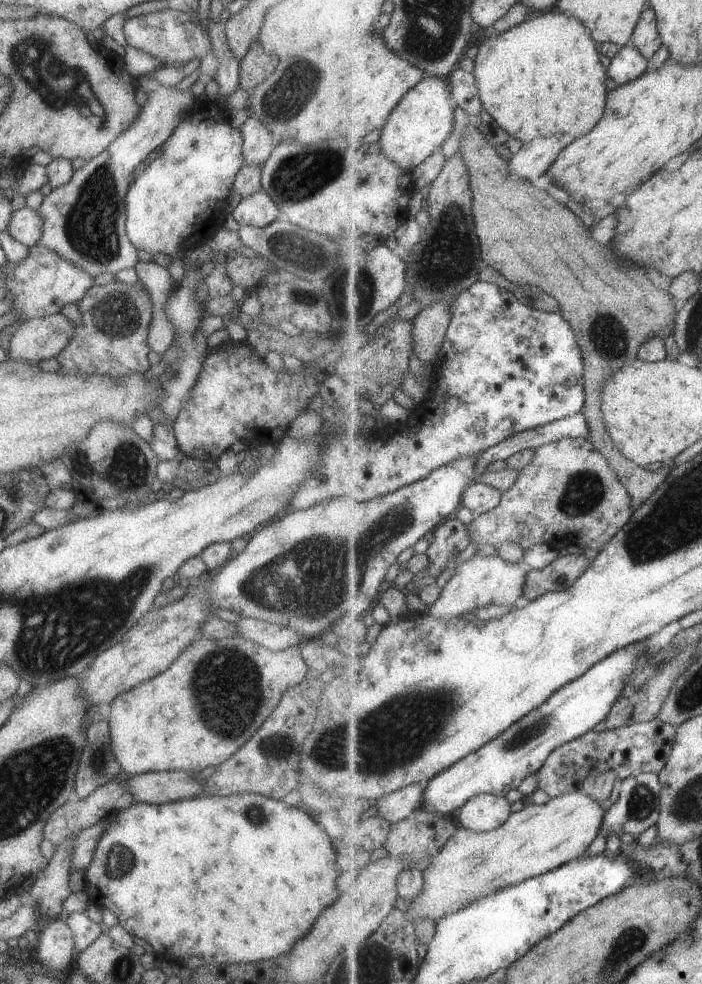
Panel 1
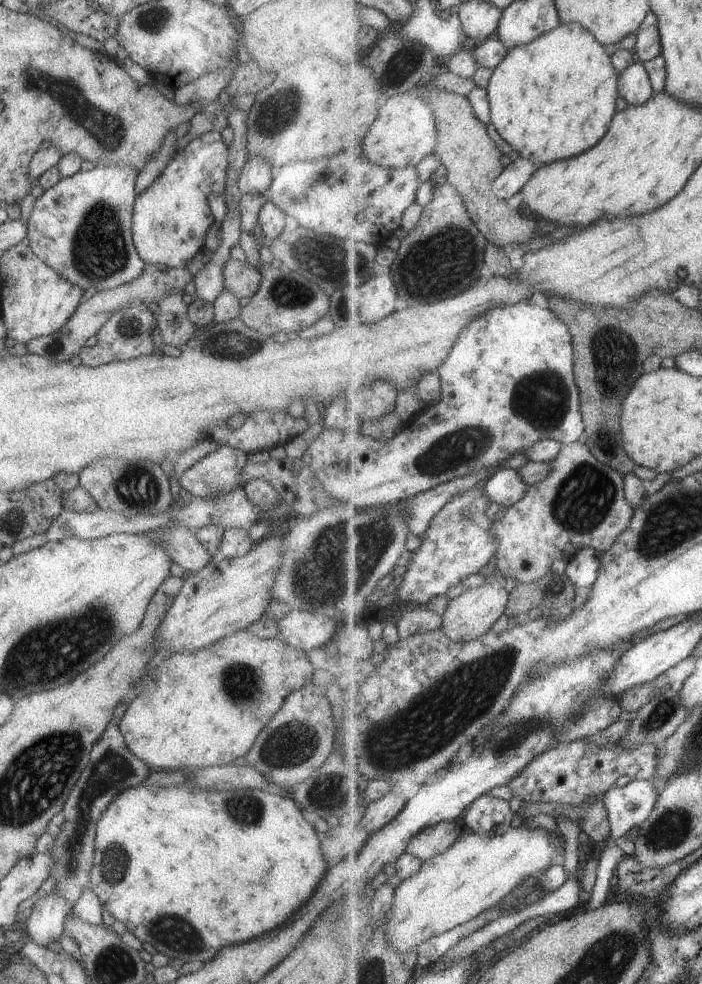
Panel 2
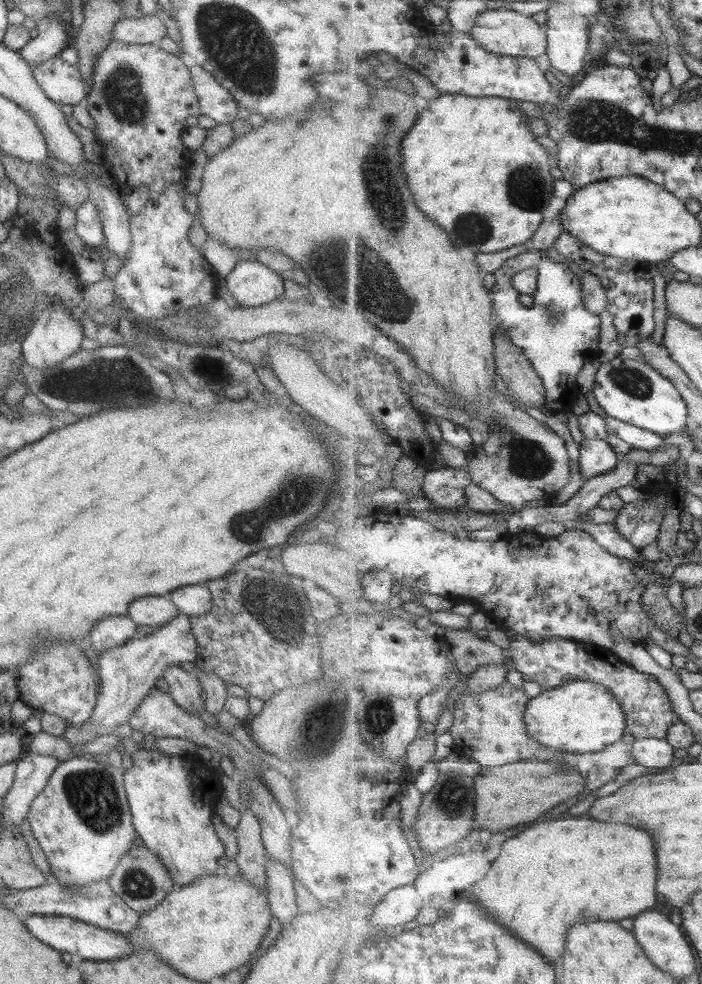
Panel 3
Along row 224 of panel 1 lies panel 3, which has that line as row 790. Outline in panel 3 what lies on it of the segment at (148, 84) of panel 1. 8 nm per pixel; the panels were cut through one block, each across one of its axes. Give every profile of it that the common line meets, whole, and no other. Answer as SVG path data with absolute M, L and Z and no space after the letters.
M88 756L69 757L54 766L43 790L31 801L27 822L50 866L50 874L59 884L69 888L87 887L91 882L109 879L119 859L133 846L138 834L132 825L123 773L120 766L95 762Z

